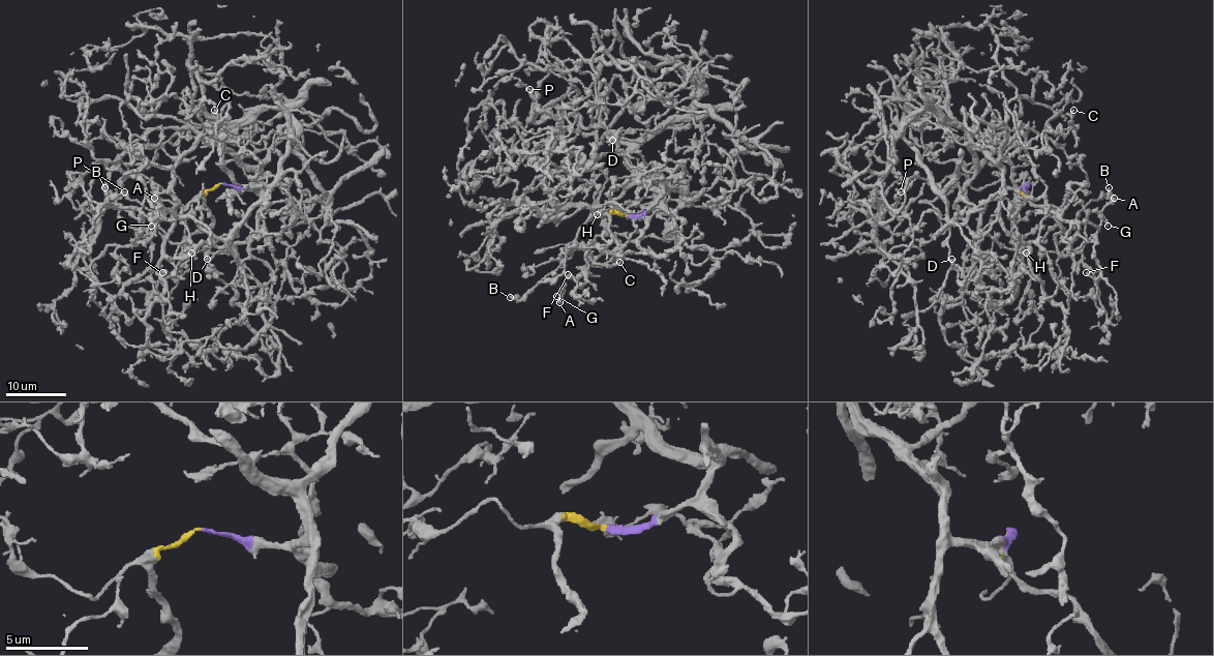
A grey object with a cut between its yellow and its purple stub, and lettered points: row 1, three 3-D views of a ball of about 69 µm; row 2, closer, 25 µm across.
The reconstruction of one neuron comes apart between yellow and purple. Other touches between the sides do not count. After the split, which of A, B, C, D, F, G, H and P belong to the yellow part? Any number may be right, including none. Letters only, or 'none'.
A, B, F, G

